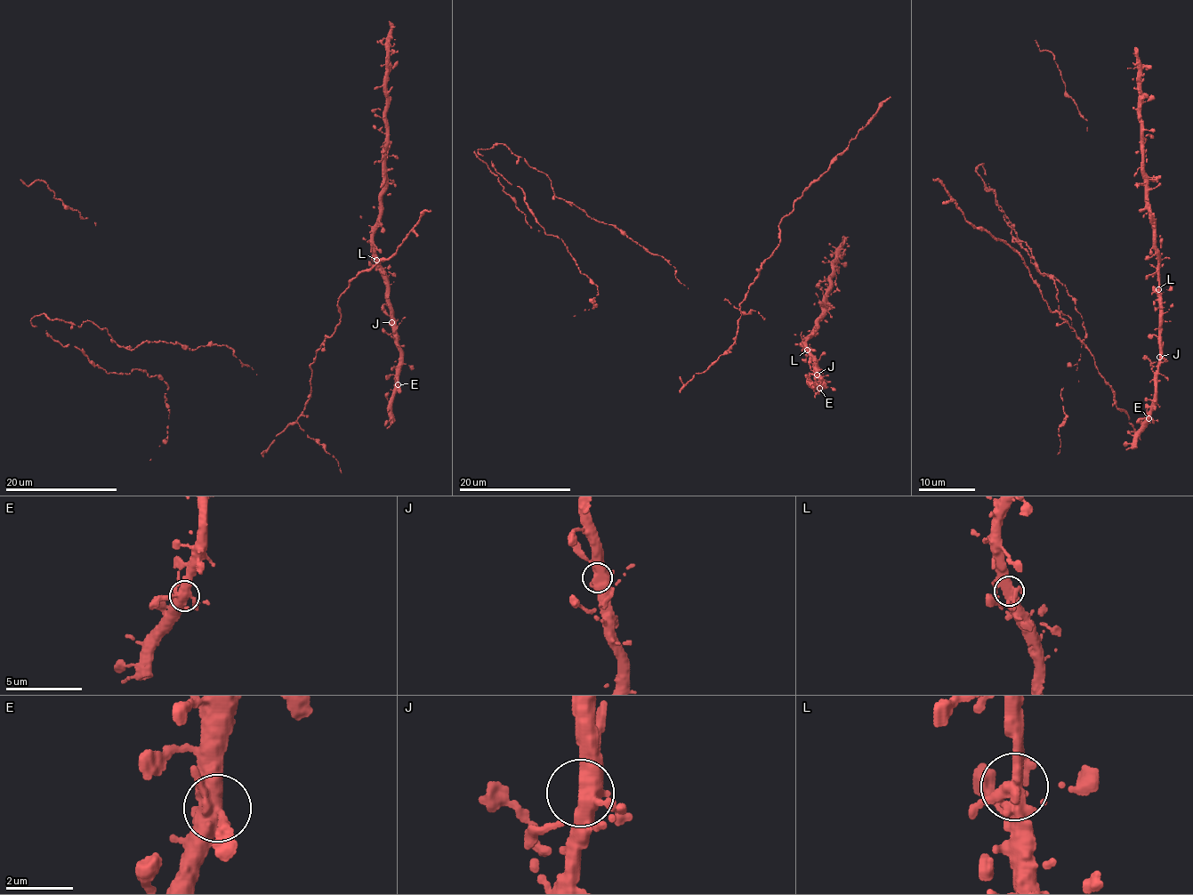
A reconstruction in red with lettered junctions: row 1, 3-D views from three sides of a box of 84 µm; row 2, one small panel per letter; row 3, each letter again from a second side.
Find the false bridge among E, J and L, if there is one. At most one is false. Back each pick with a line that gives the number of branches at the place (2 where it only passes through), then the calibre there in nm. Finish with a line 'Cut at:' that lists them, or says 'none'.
Cut at: none

